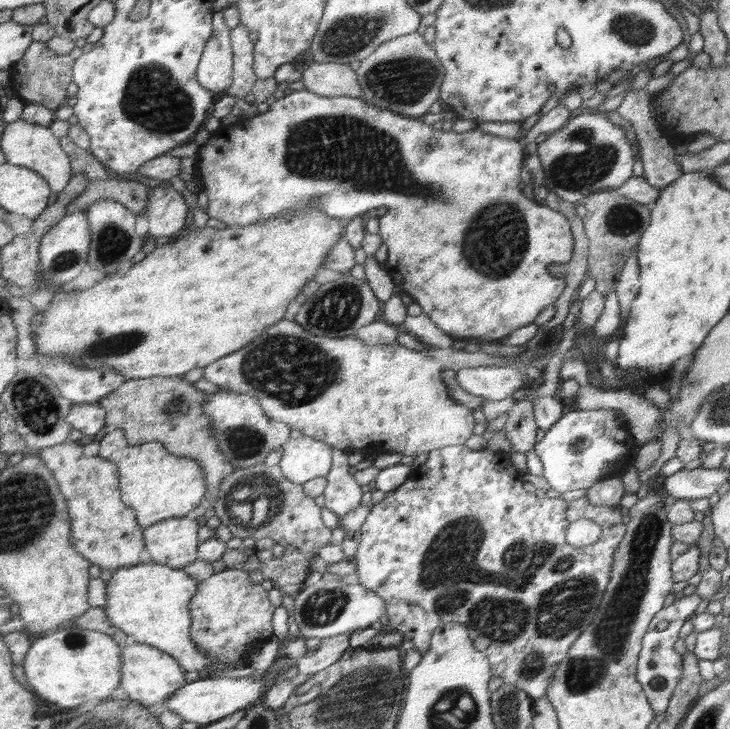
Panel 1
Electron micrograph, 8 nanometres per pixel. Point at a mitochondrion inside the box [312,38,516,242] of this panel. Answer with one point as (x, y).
(403, 81)

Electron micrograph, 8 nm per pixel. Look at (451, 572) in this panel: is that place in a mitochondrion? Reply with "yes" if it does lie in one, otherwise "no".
yes

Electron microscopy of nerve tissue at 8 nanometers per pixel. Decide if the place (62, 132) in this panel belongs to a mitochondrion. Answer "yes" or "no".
no

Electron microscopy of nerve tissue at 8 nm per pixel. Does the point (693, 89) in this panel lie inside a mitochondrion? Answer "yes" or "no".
no

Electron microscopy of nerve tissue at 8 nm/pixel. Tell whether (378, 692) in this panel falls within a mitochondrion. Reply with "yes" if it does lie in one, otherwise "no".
yes

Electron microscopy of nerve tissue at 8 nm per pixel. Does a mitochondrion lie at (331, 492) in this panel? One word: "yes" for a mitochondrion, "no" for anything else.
no

